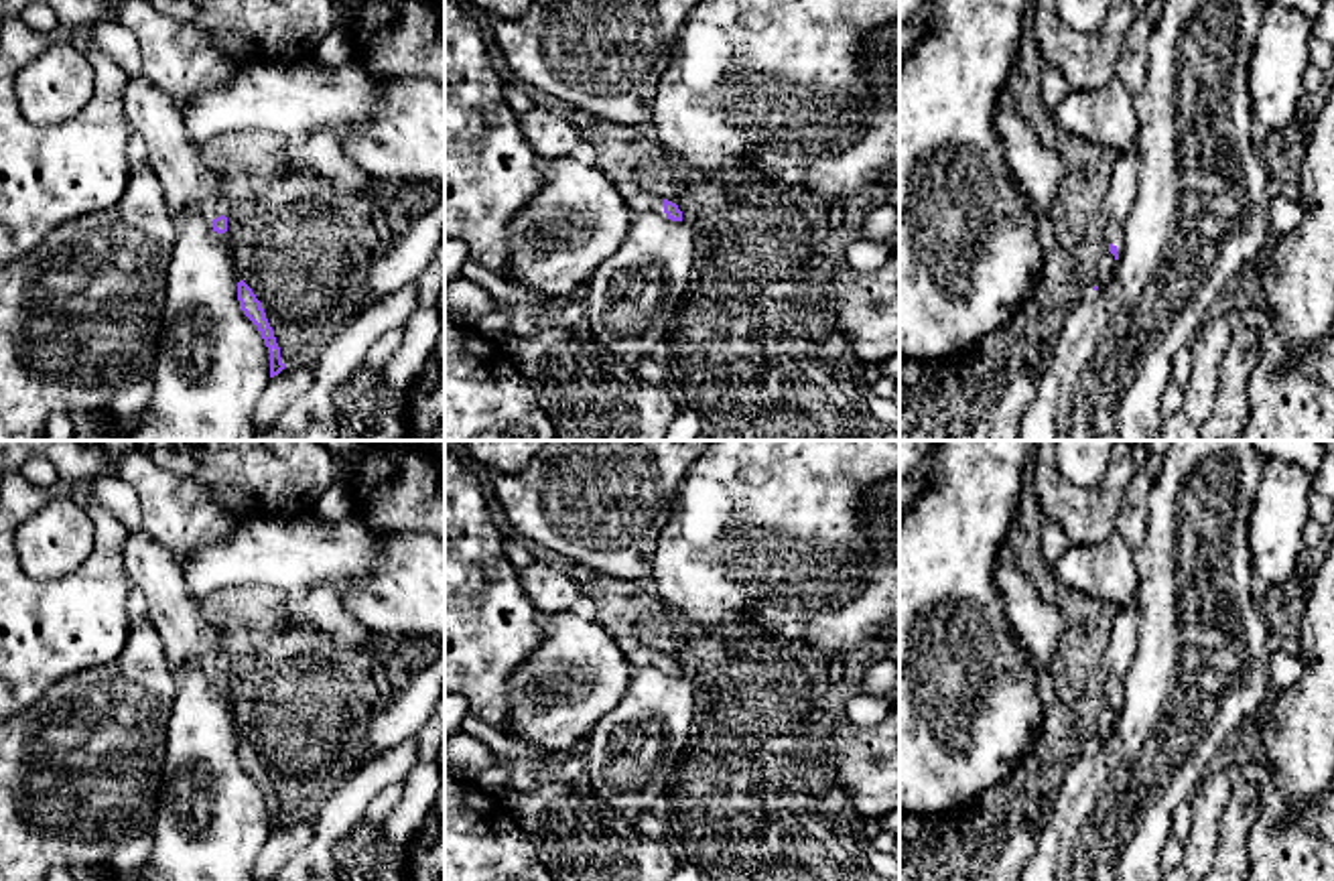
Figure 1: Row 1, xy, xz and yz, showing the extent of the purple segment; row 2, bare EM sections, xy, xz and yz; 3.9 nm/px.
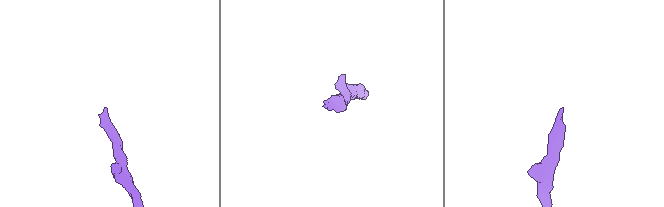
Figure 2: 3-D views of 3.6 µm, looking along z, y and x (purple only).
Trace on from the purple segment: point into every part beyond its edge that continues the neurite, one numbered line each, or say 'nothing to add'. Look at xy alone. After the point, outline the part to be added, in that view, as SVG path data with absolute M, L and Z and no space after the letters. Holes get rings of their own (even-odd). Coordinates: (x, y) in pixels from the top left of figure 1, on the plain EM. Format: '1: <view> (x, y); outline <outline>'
1: xy (185, 636); outline M140 528L124 542L124 568L146 597L148 619L173 674L179 678L187 666L197 666L213 680L223 670L219 637L189 595L175 550Z

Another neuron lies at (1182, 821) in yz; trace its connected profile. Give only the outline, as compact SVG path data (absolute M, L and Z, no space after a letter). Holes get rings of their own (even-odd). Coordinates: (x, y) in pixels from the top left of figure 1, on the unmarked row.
M1184 802L1176 808L1176 812L1172 816L1170 836L1180 842L1186 842L1192 826L1194 826L1194 808L1190 806L1190 802Z

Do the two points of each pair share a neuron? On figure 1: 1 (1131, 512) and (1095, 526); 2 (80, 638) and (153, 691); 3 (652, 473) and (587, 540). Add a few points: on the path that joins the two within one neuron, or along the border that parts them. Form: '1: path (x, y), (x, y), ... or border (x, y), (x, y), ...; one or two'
1: border (1136, 473), (1123, 494), (1115, 530); two
2: border (132, 620), (126, 644), (114, 658), (65, 676); two
3: path (636, 490), (602, 524); one

